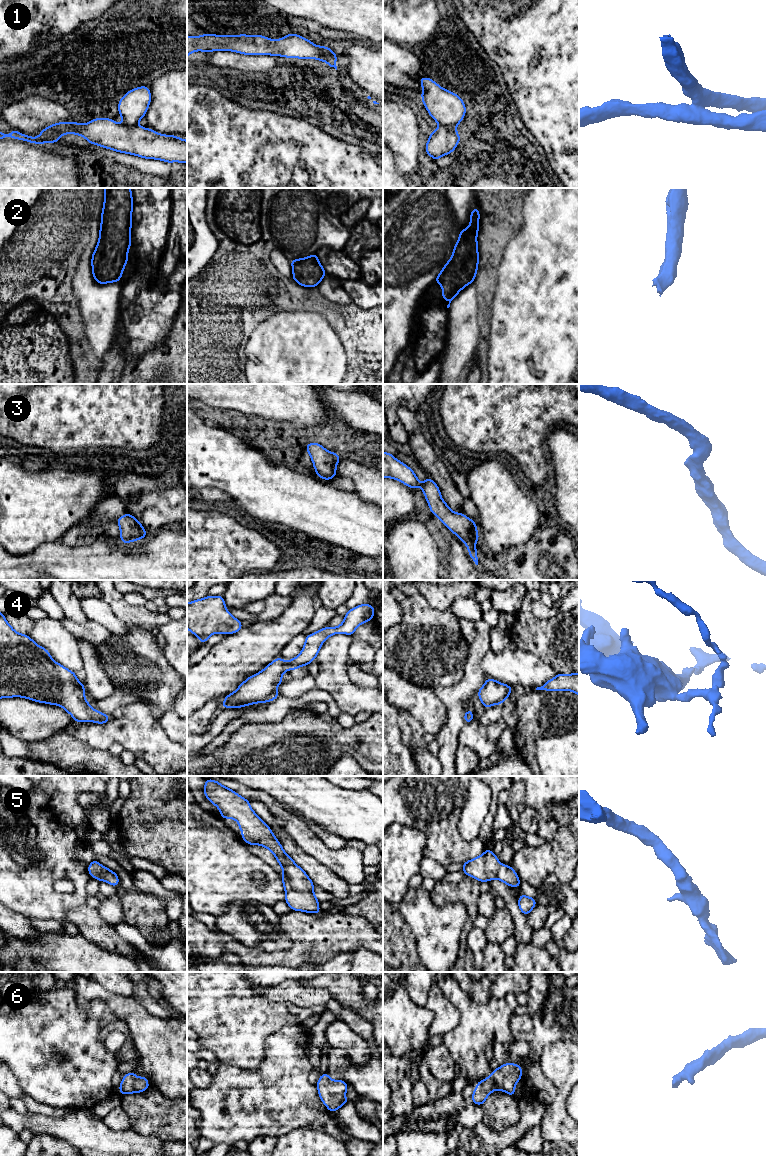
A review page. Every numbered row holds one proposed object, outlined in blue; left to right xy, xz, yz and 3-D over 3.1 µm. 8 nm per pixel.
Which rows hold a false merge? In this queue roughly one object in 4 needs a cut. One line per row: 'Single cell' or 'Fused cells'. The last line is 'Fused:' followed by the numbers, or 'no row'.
1: Fused cells
2: Single cell
3: Single cell
4: Single cell
5: Single cell
6: Single cell
Fused: 1

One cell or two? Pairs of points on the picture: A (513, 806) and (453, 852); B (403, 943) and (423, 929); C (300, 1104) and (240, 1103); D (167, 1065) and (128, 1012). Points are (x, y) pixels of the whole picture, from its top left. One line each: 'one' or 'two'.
A: two
B: two
C: one
D: one

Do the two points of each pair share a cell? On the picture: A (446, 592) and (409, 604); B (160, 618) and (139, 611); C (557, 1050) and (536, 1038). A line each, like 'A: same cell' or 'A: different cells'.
A: different cells
B: same cell
C: different cells

